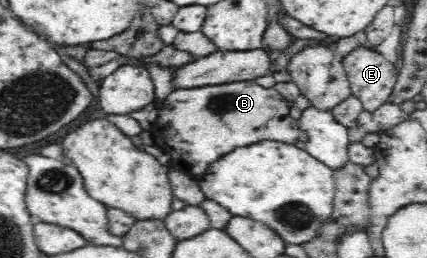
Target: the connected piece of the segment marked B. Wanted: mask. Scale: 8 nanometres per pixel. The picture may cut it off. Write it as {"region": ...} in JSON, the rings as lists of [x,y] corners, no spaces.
{"region":[[[254,80],[174,91],[165,101],[156,103],[156,111],[157,117],[150,128],[153,139],[156,139],[154,144],[170,154],[168,167],[183,171],[194,179],[203,176],[212,163],[236,148],[264,140],[294,145],[303,139],[300,128],[294,125],[296,118],[291,104],[276,89],[260,86]]]}

